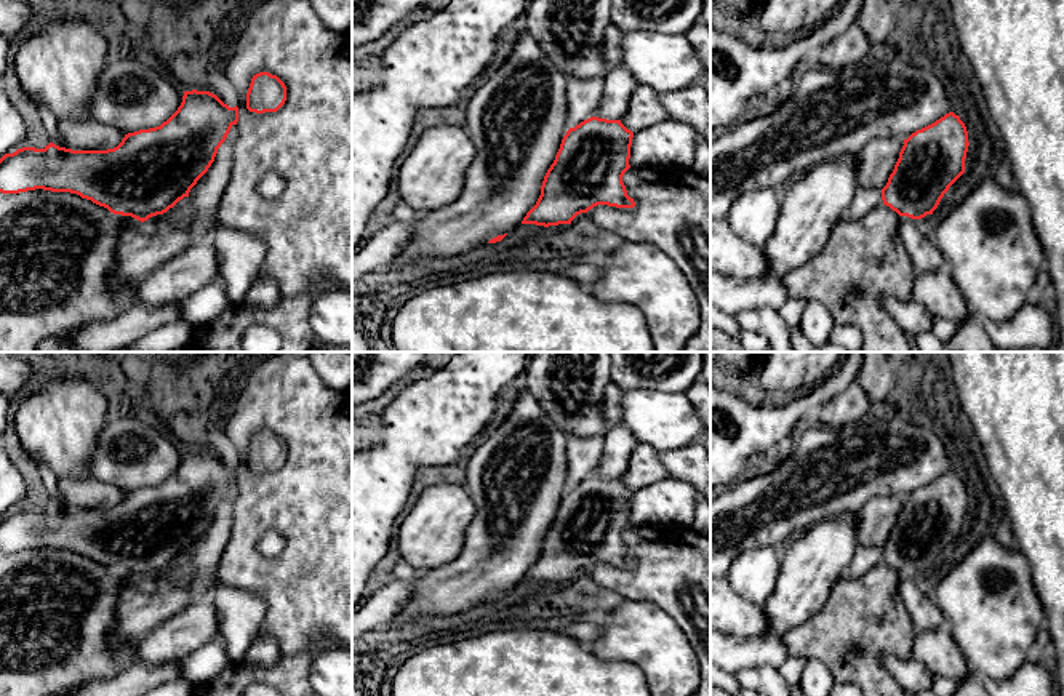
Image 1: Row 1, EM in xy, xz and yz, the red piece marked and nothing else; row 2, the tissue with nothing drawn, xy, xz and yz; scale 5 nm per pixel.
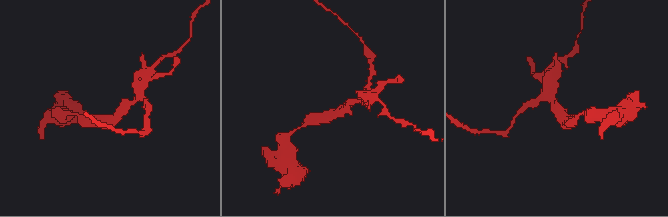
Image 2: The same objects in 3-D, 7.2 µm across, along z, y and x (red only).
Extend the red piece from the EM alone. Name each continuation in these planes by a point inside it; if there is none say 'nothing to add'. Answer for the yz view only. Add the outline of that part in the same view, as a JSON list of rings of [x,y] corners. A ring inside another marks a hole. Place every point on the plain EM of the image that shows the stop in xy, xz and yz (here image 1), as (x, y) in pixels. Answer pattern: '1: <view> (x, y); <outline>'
nothing to add

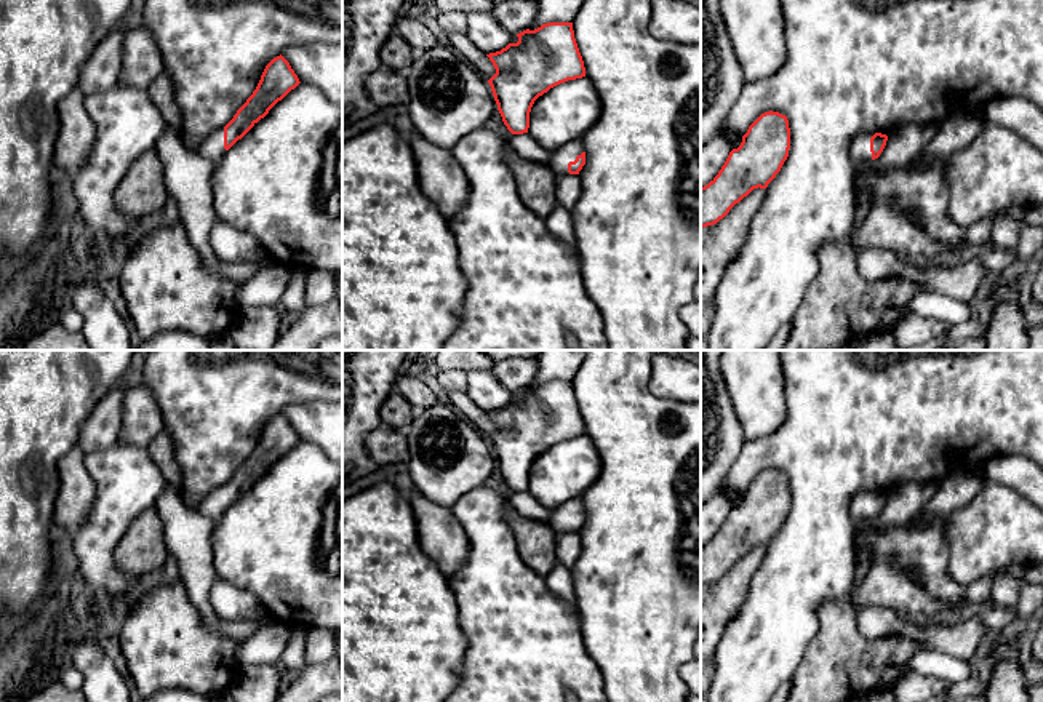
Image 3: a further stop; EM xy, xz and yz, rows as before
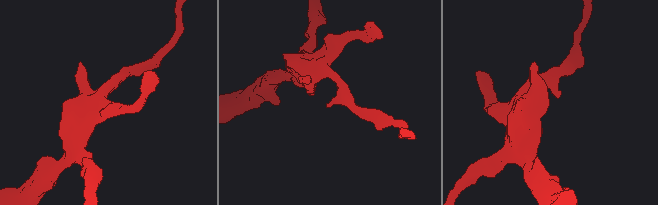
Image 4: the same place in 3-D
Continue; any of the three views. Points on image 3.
1: xz (568, 510); [[[582,496],[574,497],[565,504],[561,504],[558,509],[555,509],[555,513],[552,515],[549,526],[555,532],[568,531],[568,521],[574,520],[577,513],[584,510],[584,501]]]

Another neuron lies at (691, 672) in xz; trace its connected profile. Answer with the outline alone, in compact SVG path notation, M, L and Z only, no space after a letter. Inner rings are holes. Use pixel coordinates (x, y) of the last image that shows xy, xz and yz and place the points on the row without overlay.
M694 659L683 665L680 675L686 683L689 694L701 697L701 659Z

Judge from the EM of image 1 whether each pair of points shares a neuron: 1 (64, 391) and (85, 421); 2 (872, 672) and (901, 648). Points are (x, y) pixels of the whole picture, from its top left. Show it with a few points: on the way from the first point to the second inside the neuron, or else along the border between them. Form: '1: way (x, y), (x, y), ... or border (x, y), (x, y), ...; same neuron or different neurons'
1: way (64, 399), (77, 413); same neuron
2: way (872, 661), (872, 655), (879, 648), (890, 648); same neuron

